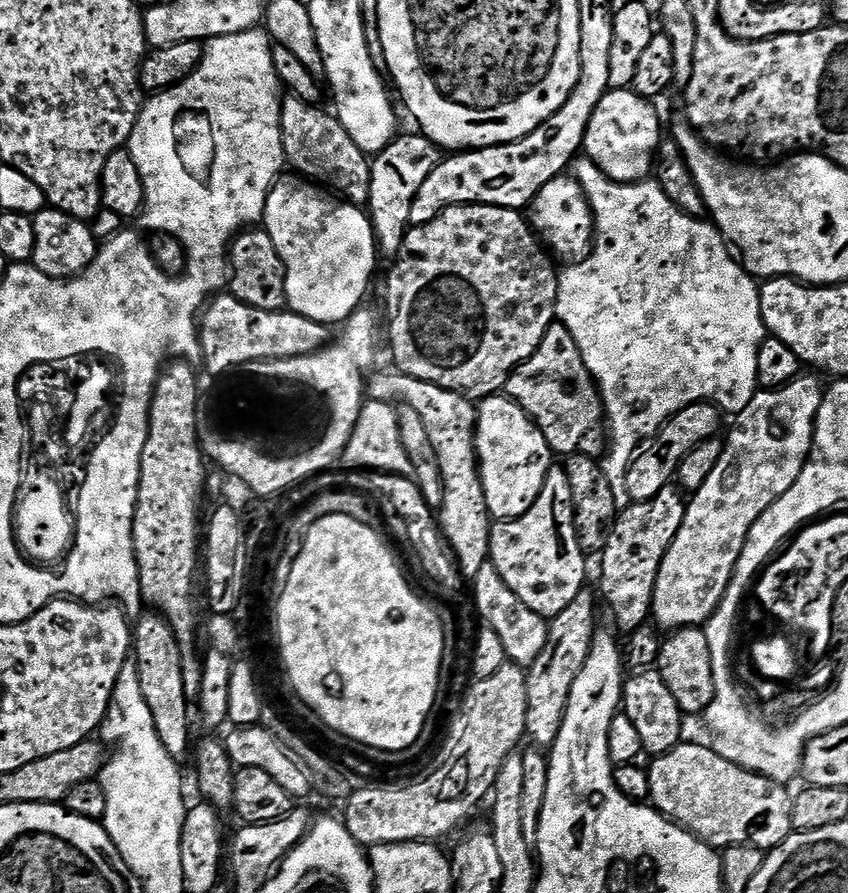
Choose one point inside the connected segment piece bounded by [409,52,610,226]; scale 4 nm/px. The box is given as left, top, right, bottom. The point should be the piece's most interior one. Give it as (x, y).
(510, 175)

